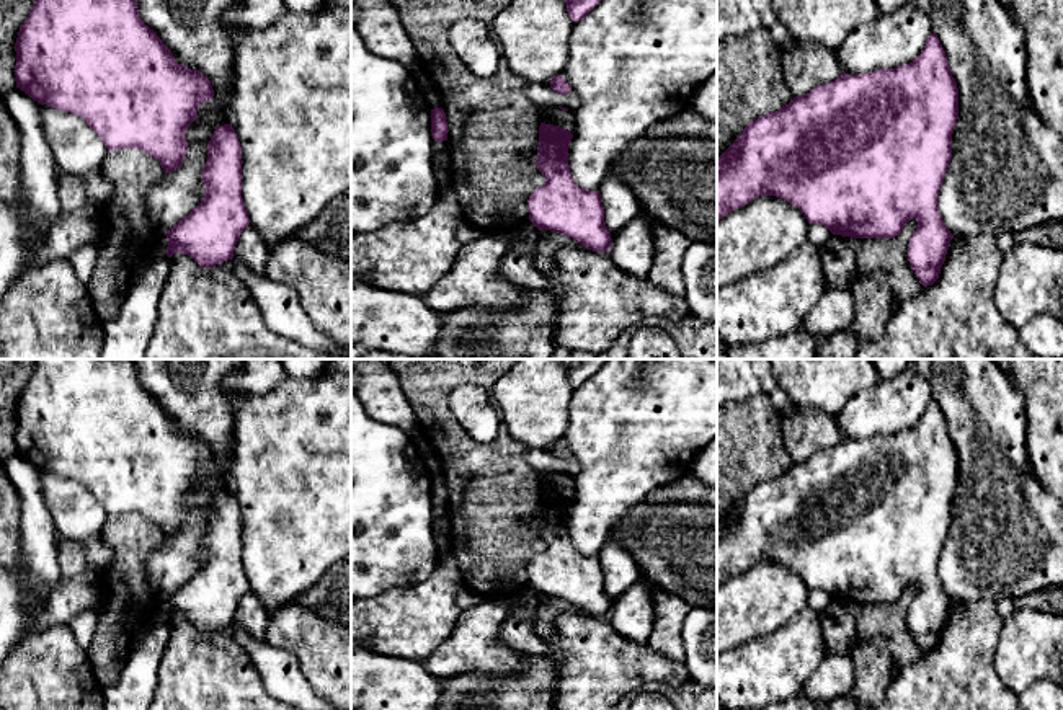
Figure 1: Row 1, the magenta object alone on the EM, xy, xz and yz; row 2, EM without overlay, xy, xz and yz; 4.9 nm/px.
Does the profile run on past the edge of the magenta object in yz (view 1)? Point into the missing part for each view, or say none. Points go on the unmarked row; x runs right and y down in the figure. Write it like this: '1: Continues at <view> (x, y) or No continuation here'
1: No continuation here

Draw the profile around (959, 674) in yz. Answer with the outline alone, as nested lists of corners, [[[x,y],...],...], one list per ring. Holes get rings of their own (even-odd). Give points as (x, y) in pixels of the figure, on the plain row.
[[[957,602],[939,645],[896,669],[880,702],[857,710],[1024,710],[994,671],[1003,625],[996,602]]]

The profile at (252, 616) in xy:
[[[248,591],[235,610],[234,623],[242,627],[251,638],[265,640],[269,617],[271,614],[263,606],[261,599]]]

